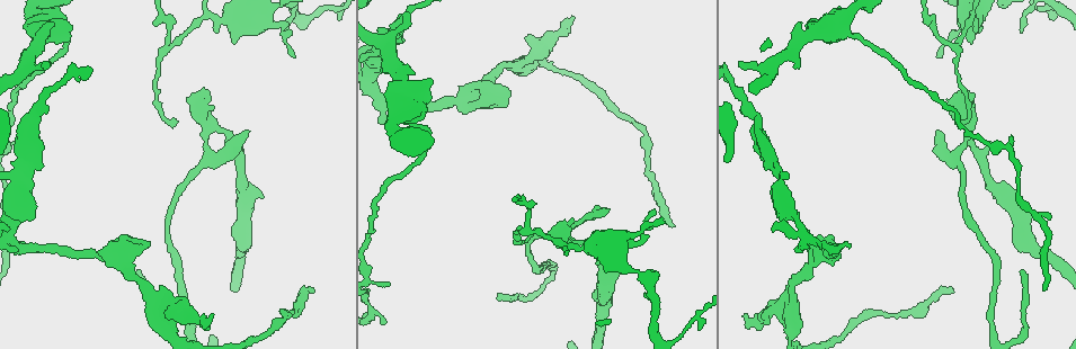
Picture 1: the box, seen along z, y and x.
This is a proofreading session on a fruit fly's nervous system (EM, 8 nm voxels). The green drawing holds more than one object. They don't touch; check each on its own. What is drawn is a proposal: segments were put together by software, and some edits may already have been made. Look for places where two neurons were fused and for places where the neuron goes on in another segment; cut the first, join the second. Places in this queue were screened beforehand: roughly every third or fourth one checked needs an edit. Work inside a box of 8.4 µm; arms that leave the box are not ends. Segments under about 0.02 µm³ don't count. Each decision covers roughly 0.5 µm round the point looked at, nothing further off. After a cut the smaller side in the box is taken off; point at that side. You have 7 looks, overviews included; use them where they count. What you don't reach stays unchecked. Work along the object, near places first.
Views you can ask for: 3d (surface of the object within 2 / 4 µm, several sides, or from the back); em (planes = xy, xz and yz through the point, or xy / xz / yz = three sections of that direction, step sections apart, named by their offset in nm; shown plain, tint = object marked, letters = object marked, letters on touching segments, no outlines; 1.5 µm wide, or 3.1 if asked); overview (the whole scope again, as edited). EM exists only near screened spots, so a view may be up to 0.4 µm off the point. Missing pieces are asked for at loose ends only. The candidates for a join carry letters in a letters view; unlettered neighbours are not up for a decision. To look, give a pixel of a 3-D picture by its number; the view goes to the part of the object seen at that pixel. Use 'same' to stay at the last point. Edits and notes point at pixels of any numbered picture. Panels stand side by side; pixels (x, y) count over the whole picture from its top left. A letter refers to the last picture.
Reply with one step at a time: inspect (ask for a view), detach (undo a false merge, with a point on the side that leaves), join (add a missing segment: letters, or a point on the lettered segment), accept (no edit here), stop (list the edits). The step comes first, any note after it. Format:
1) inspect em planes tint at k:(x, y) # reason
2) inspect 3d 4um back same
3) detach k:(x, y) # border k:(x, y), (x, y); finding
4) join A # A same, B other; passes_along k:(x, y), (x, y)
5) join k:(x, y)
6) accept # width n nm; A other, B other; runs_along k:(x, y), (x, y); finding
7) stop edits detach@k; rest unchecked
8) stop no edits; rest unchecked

inspect 3d 4um at 1:(1008, 138) # thin end

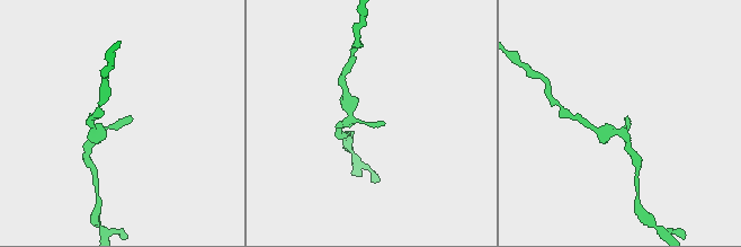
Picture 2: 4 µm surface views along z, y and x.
inspect em planes letters at 2:(625, 120)

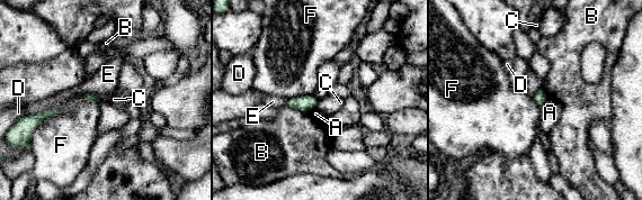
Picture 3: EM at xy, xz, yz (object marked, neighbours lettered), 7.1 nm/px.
accept # longest_contact F 360 nm; A other, B other, C other, D other, E other, F other; border 3:(58, 109), (35, 129), (28, 147); no lettered segment goes on from it

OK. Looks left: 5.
inspect em xz step 8 letters at 1:(464, 99) # arms part here

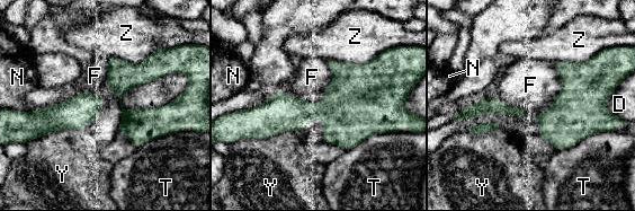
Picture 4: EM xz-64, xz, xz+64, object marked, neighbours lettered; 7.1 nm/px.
accept # D other, F other, N other, T other, Y other, Z other; runs_along 4:(169, 51), (189, 76), (190, 94), (137, 143); all the same neuron

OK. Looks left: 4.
inspect em xz step 8 letters at 1:(314, 292)

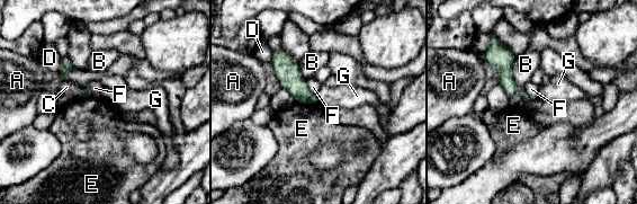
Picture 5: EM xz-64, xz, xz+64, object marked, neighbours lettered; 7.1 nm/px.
inspect em planes letters same # another direction

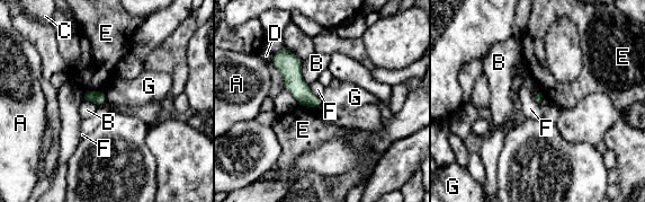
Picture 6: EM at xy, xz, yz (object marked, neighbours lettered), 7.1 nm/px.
accept # A other, B other, C other, D other, E other, F other, G other; border 6:(102, 91), (106, 100); no lettered segment goes on from it

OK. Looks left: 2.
stop no edits; rest unchecked

